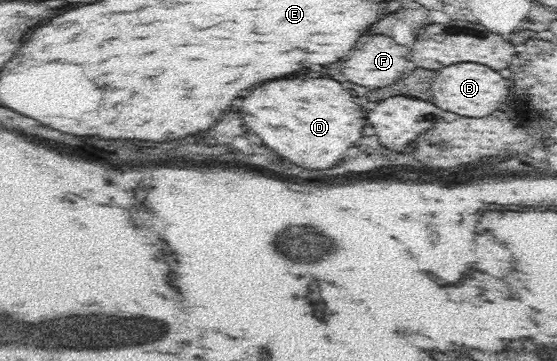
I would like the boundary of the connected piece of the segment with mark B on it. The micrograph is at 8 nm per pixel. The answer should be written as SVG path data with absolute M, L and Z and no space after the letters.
M460 62L438 70L433 79L432 102L442 111L451 111L464 117L486 117L496 111L512 90L508 79L500 76L495 69L474 62Z

